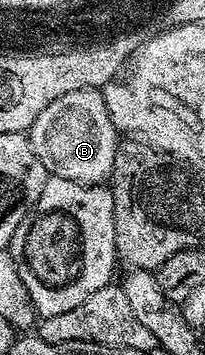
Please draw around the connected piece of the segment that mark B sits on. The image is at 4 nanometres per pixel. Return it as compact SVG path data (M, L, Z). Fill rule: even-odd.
M99 89L72 90L72 94L60 94L32 122L29 130L30 145L44 162L50 176L59 176L81 184L105 185L114 168L118 153L120 133L108 114L106 97Z

